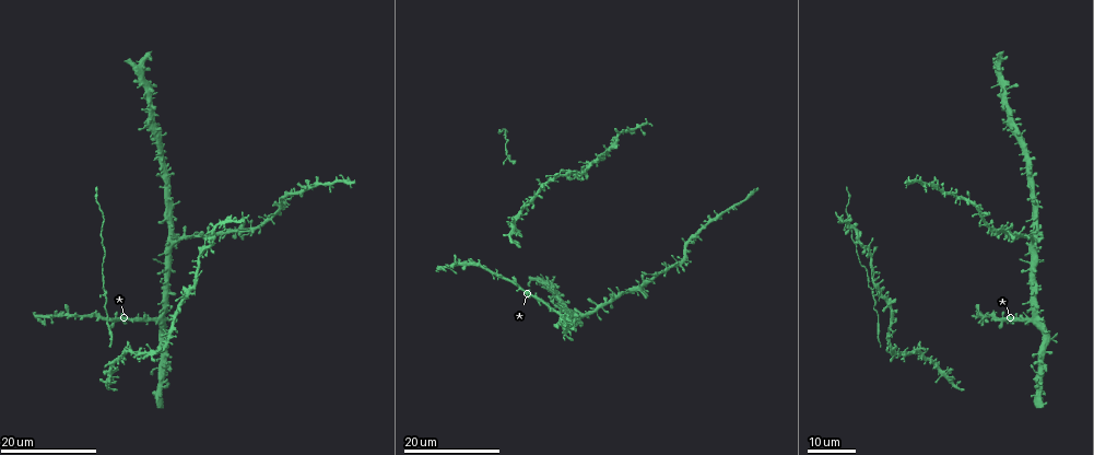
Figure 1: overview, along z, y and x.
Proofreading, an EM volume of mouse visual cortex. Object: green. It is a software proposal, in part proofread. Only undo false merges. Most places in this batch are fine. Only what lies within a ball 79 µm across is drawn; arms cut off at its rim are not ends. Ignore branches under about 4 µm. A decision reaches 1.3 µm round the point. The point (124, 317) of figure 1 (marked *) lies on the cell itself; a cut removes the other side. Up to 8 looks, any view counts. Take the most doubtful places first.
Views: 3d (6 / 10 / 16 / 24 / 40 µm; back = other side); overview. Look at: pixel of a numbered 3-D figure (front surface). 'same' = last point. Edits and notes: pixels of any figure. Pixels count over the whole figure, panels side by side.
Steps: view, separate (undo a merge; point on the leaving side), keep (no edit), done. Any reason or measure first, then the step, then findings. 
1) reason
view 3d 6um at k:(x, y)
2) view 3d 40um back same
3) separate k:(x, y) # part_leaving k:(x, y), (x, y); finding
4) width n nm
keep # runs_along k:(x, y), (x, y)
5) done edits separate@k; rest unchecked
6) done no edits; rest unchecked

thin arm on a thick one
view 3d 16um at 1:(137, 354)

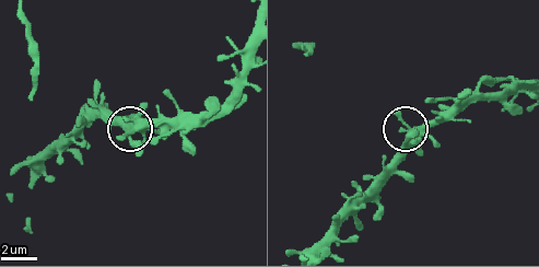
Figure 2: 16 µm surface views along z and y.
view 3d 10um at 2:(135, 131)

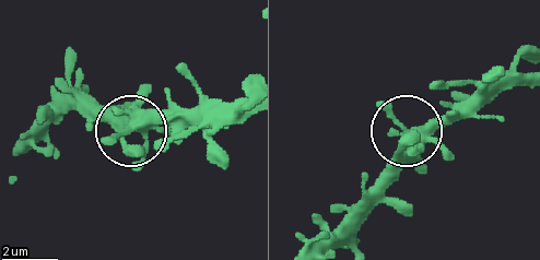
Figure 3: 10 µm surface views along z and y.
arms 5
keep # all the same cell

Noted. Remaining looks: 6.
three-way junction
view 3d 24um at 1:(646, 124)

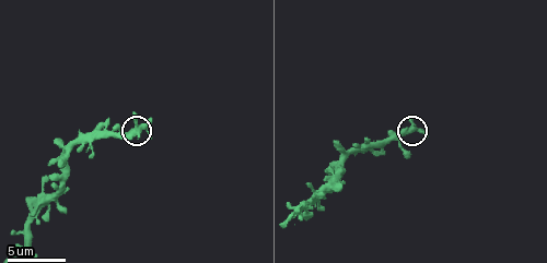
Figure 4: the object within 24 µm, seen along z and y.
view 3d 10um at 4:(137, 131)

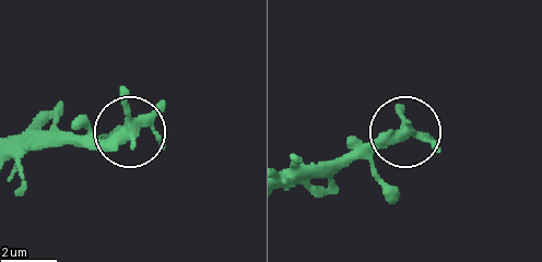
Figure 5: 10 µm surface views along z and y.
keep # runs_along 5:(13, 154), (42, 144), (105, 144), (124, 132); one cell here

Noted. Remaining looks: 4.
four arms meet
view 3d 24um at 1:(999, 320)

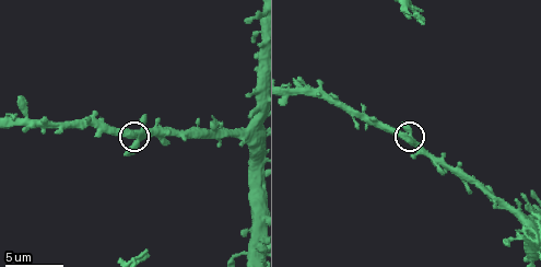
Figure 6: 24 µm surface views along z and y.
view 3d 6um same

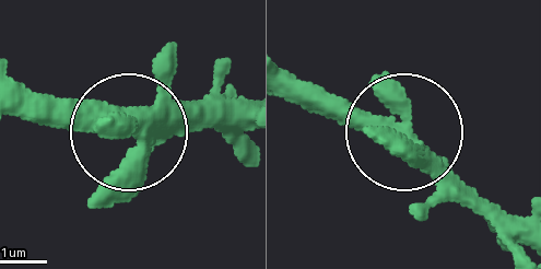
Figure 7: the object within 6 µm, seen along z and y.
side_arm 20 um
keep # all the same cell

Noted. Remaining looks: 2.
three arms meet
view 3d 6um at 6:(244, 136)

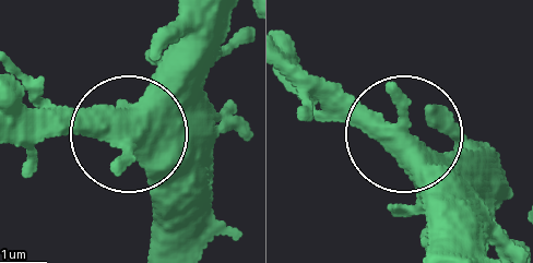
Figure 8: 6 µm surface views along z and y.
view 3d 6um back at 8:(397, 145)

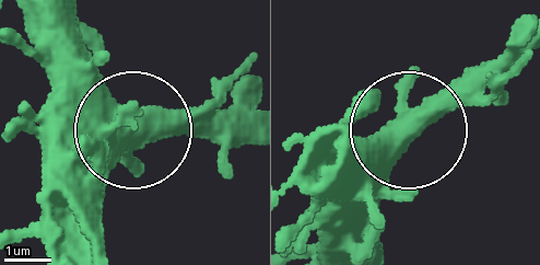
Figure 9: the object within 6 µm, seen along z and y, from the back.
width 440 nm
keep # continuous, no second cell

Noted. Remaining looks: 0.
done no edits; rest unchecked

